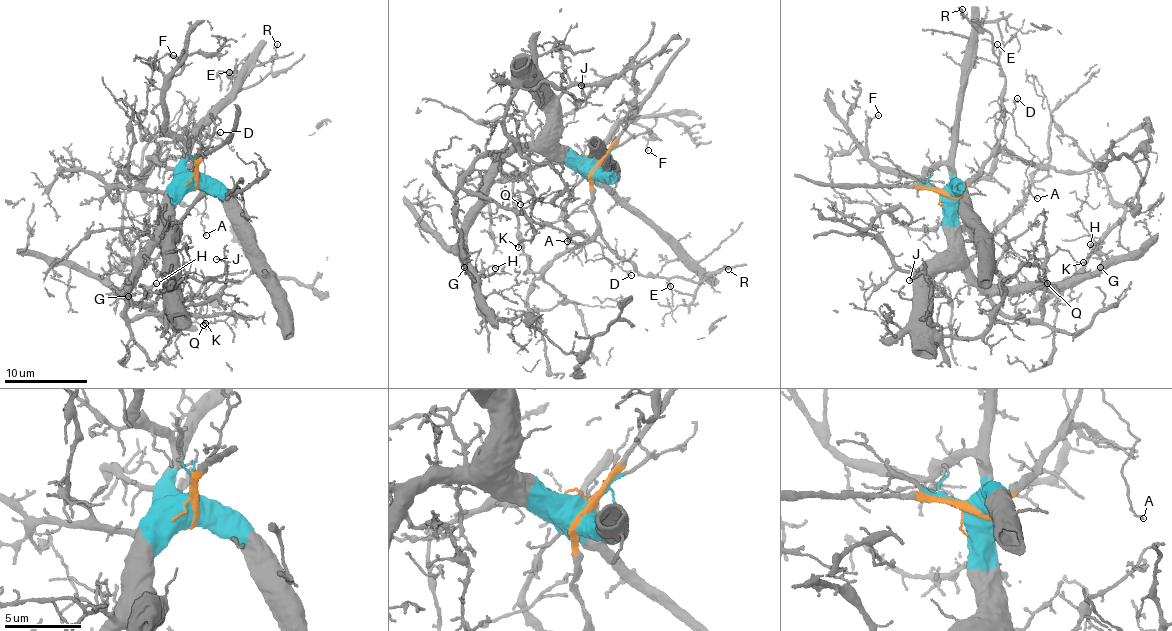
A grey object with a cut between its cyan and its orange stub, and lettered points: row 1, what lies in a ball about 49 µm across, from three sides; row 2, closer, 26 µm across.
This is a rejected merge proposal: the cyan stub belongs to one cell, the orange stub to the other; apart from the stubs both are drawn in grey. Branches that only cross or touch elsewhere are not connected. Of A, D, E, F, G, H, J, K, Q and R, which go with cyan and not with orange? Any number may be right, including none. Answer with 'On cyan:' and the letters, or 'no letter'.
On cyan: F, G, H, J, K, Q

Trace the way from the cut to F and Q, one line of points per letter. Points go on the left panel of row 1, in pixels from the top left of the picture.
F: (196, 181), (192, 158), (175, 146), (174, 140), (160, 128), (166, 83), (181, 70), (181, 63), (173, 55)
Q: (196, 181), (174, 204), (168, 241), (172, 320), (175, 327), (191, 316), (248, 317), (232, 316), (203, 325)

